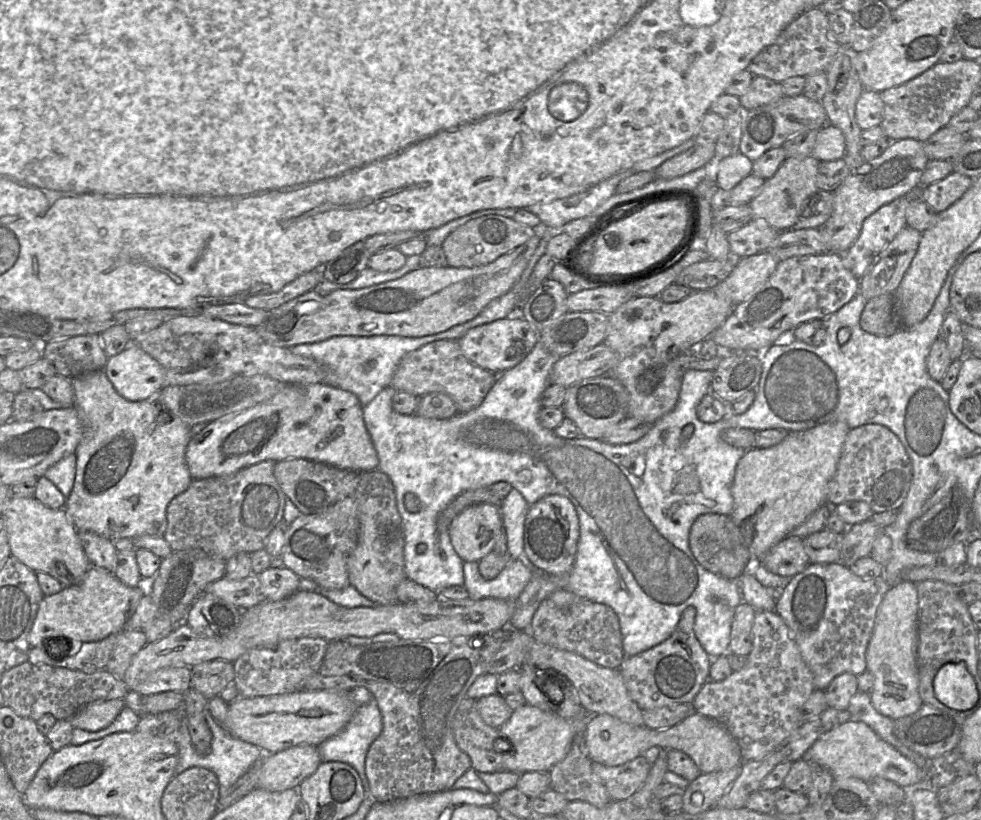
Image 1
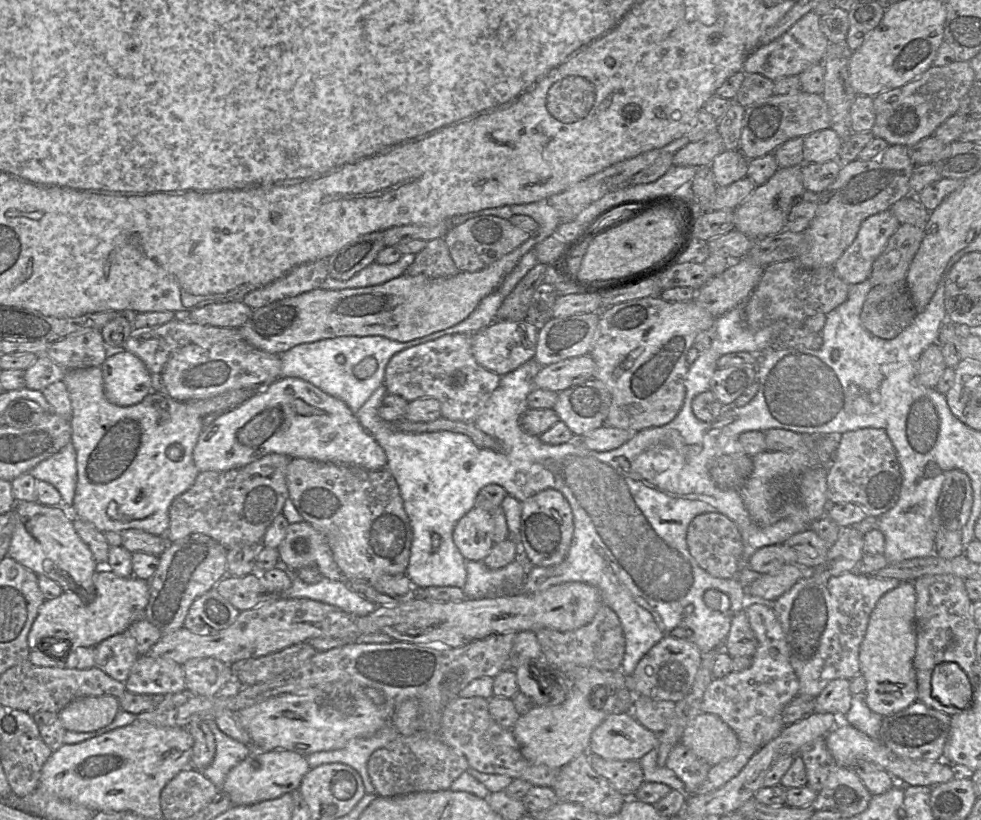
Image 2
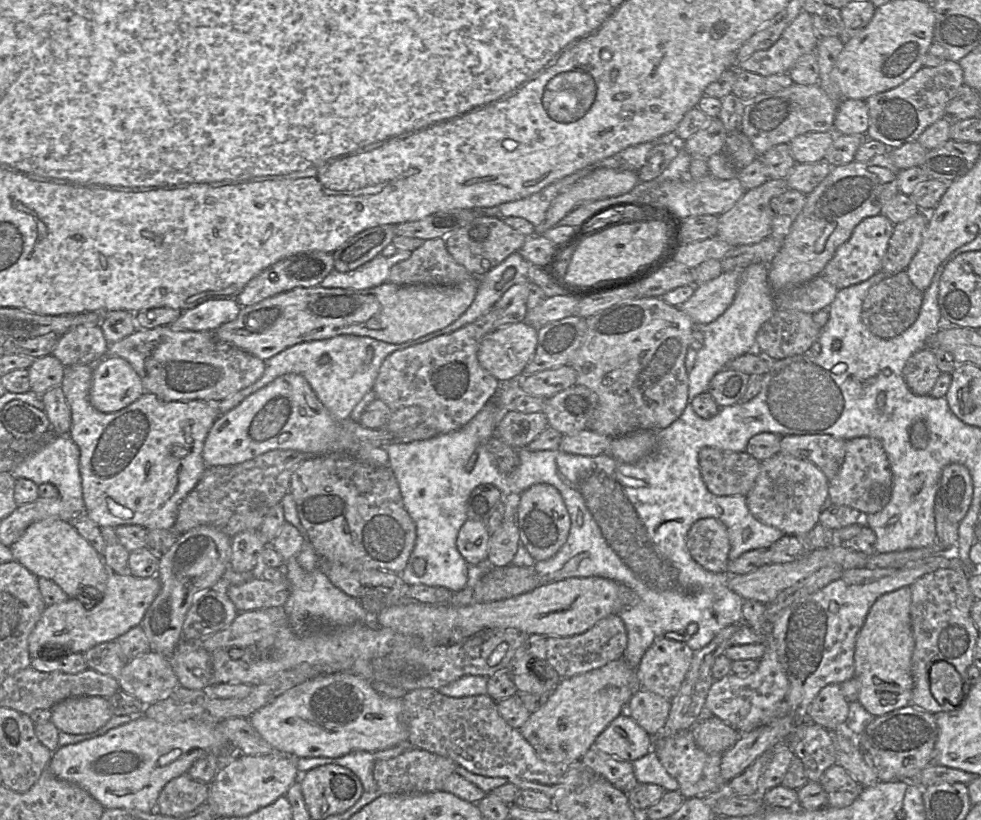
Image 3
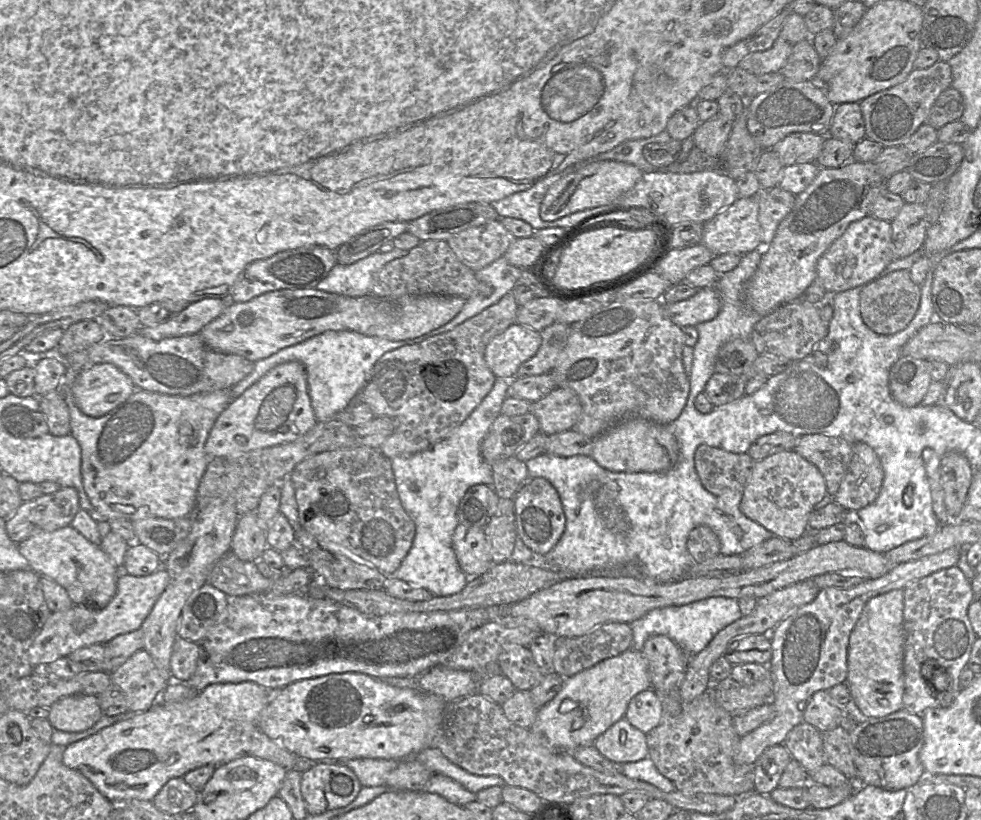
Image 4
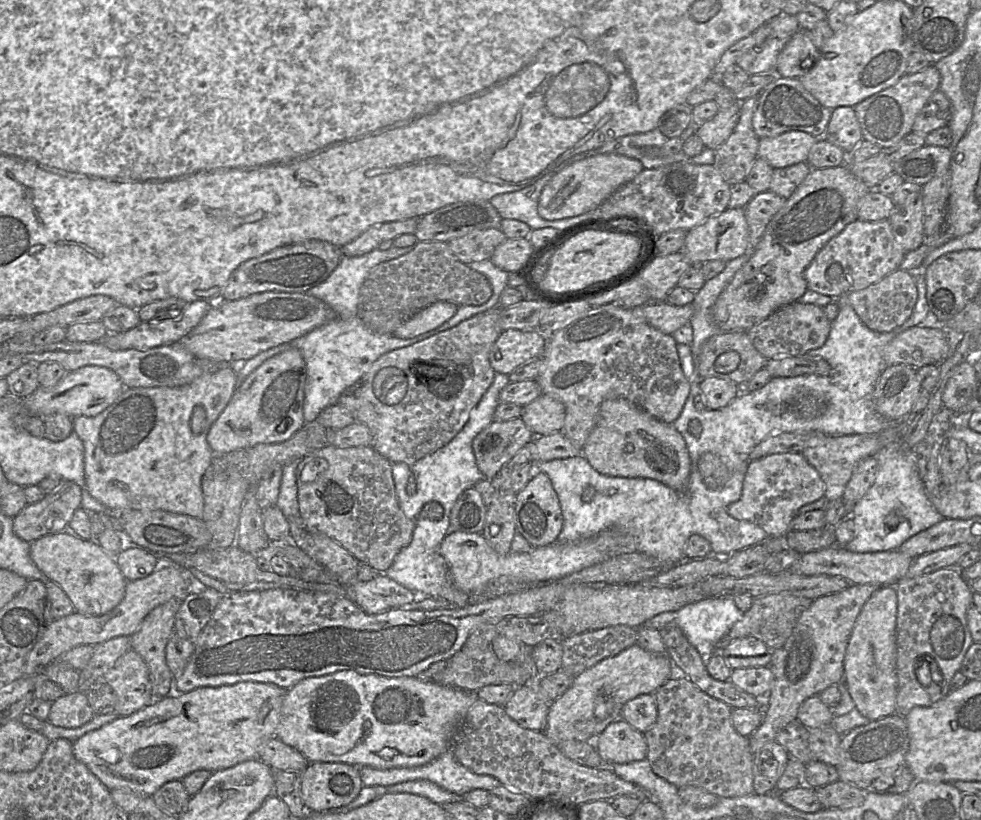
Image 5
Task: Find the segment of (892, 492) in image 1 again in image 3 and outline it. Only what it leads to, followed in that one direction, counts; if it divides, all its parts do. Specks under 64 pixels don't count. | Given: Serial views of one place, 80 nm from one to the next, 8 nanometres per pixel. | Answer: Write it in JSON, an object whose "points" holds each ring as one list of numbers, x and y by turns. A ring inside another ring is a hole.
{"points":[[860,437,846,441,845,458,839,473,829,481,829,494,833,505,848,506,863,515,881,511,890,501,893,474,887,454,881,442,872,437]]}

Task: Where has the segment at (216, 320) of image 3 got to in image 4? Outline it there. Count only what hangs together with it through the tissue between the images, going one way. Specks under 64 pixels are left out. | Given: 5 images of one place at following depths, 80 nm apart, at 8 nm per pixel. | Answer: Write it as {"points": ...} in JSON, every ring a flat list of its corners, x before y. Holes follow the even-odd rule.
{"points":[[228,298,201,299,188,304,179,314,158,325,151,327,140,325,136,333,154,341,197,334,224,312,228,302]]}

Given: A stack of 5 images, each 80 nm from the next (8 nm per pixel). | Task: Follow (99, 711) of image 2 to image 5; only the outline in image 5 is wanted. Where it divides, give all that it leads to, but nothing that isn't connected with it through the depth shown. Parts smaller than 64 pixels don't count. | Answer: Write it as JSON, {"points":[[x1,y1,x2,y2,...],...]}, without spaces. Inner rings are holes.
{"points":[[84,692,65,694,51,703,48,721,57,727,78,728,94,717]]}

